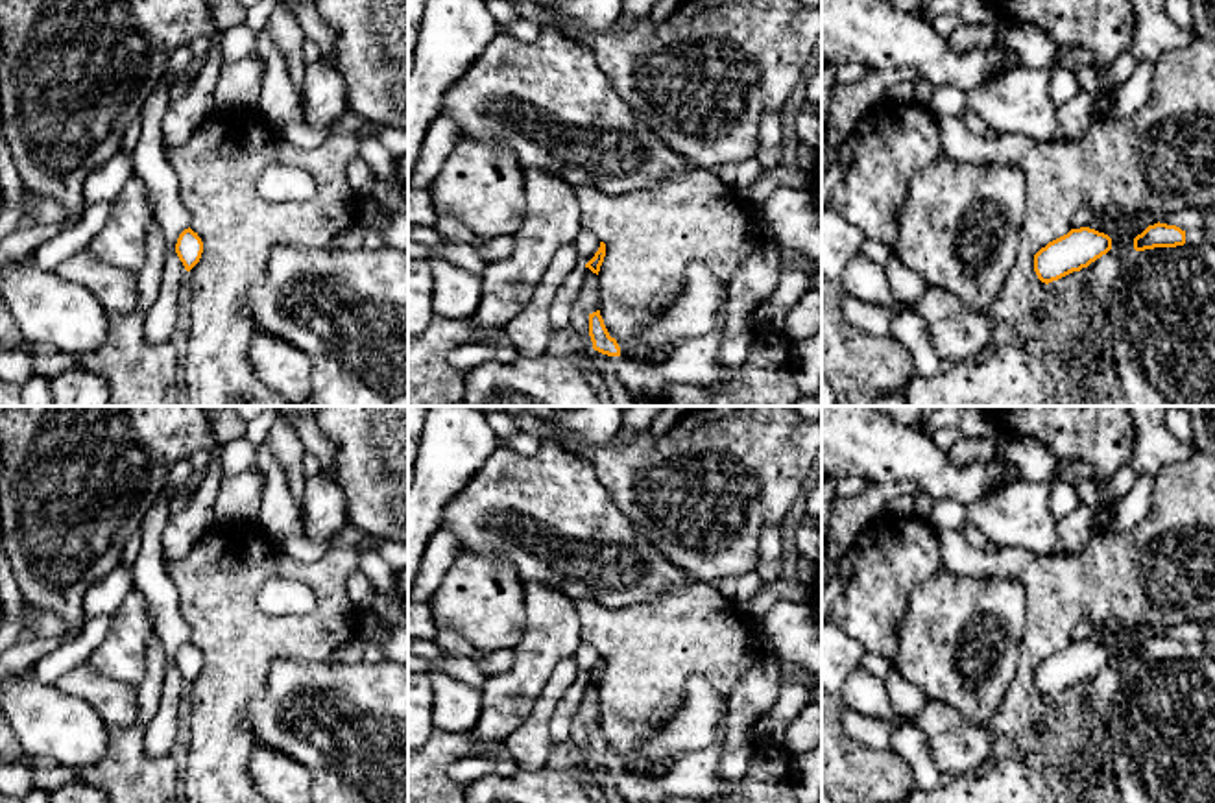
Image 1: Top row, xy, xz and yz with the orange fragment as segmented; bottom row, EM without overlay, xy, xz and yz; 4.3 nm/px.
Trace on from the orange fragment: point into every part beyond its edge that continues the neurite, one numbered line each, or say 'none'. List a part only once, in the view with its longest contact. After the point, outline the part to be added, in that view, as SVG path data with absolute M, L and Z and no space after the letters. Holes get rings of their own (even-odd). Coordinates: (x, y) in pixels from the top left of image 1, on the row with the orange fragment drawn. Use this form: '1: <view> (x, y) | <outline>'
none

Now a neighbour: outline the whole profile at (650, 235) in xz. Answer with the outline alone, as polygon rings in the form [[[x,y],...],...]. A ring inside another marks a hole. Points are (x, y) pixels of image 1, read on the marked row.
[[[692,166],[628,194],[574,188],[582,229],[606,244],[598,271],[600,316],[620,356],[661,366],[661,354],[639,345],[635,330],[685,288],[687,266],[704,262],[726,284],[766,240],[715,170]]]

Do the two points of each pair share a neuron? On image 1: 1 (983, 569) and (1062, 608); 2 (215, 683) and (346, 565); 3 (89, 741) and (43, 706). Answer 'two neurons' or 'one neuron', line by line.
1: one neuron
2: one neuron
3: one neuron

